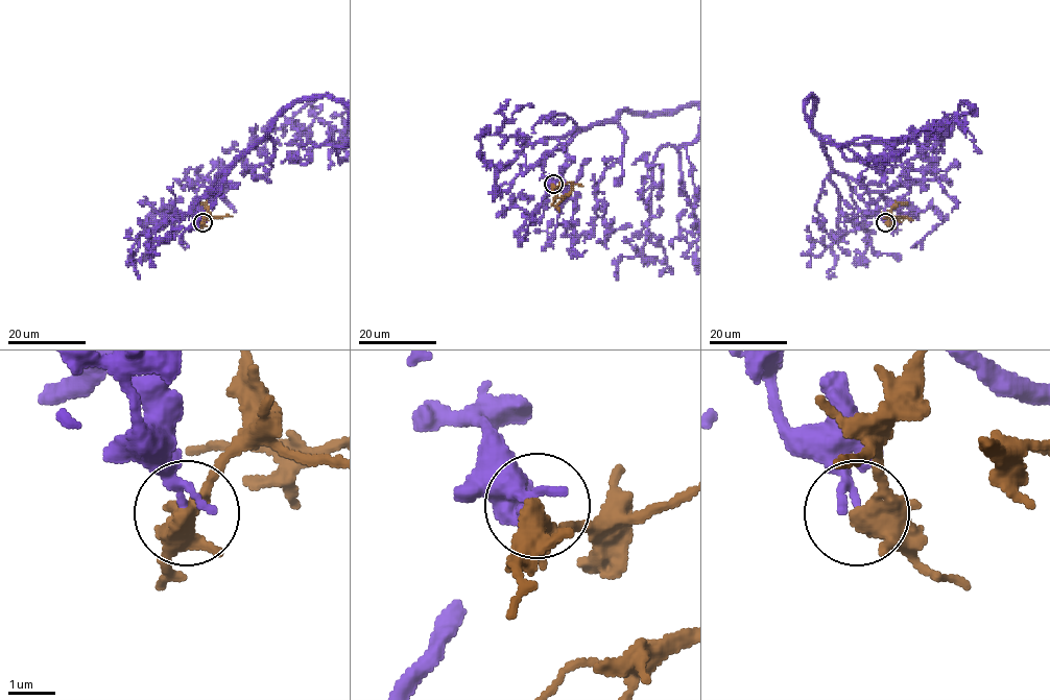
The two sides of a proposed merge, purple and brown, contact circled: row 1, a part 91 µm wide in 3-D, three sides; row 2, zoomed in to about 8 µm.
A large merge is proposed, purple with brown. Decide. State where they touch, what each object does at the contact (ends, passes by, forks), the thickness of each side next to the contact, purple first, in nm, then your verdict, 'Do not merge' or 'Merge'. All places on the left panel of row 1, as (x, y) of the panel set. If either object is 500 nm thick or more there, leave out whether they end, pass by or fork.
Place: (203, 222). At the ring purple passes by. At the ring brown forks. Thickness 140 nm (purple) against 340 nm. Do not merge

